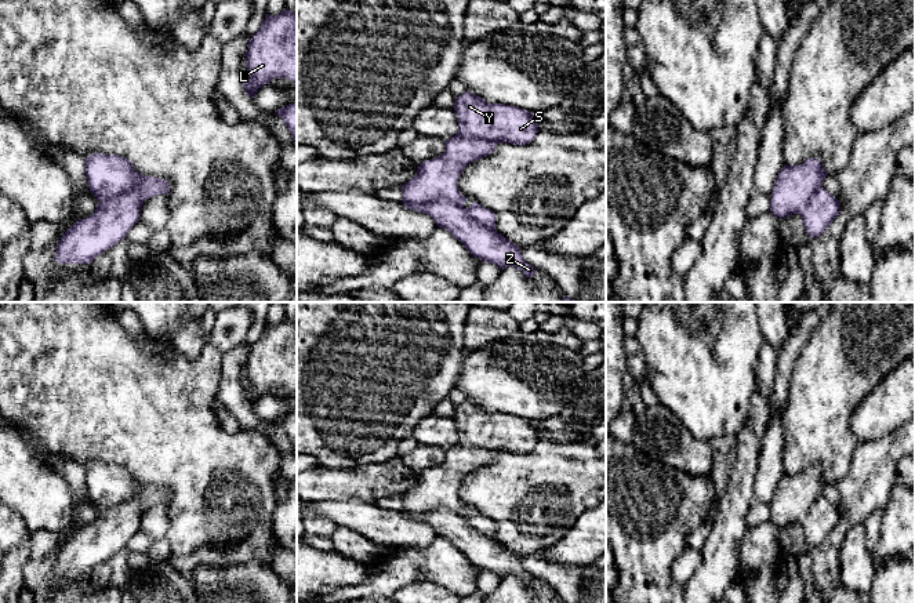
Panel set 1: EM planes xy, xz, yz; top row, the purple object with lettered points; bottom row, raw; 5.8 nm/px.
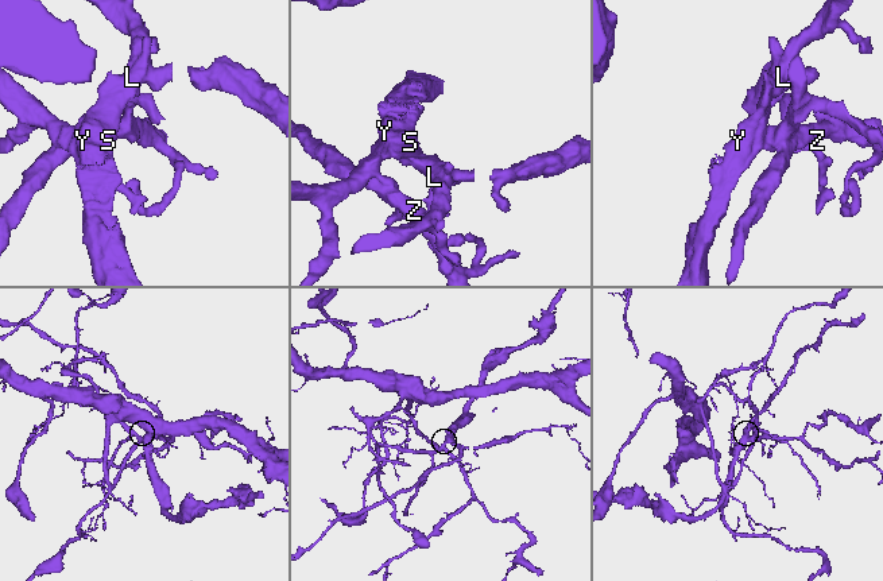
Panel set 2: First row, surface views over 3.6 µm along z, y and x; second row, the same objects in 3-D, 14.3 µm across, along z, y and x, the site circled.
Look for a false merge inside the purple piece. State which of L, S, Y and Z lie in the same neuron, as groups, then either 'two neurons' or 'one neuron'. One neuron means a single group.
groups L S Y / Z; two neurons

